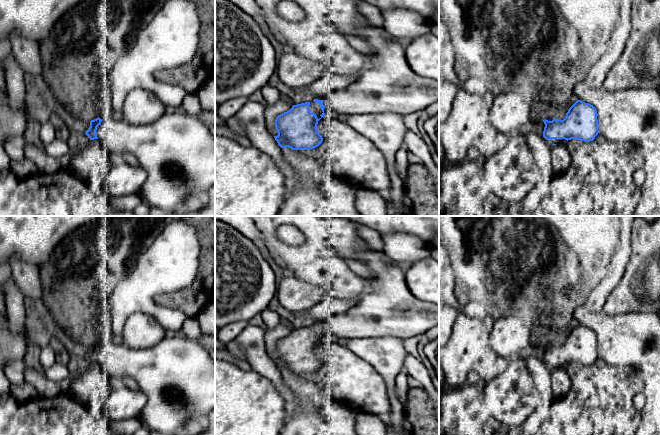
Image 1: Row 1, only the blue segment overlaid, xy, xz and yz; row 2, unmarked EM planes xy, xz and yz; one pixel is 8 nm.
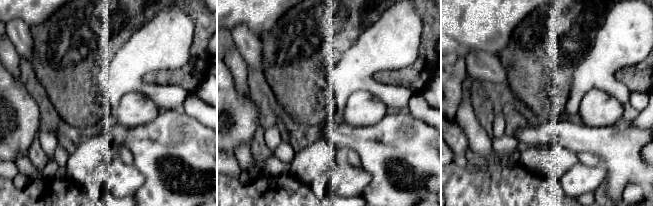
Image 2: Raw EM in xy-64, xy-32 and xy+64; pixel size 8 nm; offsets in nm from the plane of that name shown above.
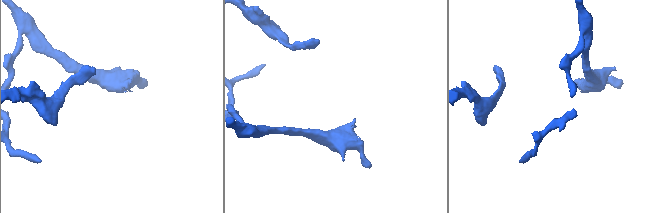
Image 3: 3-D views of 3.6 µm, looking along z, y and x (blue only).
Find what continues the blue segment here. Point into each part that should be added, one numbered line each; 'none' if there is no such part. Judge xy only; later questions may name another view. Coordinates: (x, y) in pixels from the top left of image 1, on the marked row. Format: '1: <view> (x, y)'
none

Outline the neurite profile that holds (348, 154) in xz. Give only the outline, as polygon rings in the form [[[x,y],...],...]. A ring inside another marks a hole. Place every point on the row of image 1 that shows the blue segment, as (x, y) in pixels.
[[[324,115],[317,124],[317,130],[322,136],[322,143],[308,150],[294,150],[303,155],[309,155],[324,163],[331,174],[343,178],[357,189],[379,191],[391,188],[387,163],[384,154],[367,137],[356,131],[346,122],[337,119],[335,115]]]

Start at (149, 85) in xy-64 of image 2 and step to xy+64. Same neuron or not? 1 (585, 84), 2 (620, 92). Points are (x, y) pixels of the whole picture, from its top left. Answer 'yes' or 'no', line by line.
1: yes
2: yes

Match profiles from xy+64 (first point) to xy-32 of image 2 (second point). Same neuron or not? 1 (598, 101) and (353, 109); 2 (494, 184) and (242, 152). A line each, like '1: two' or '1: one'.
1: one
2: two

